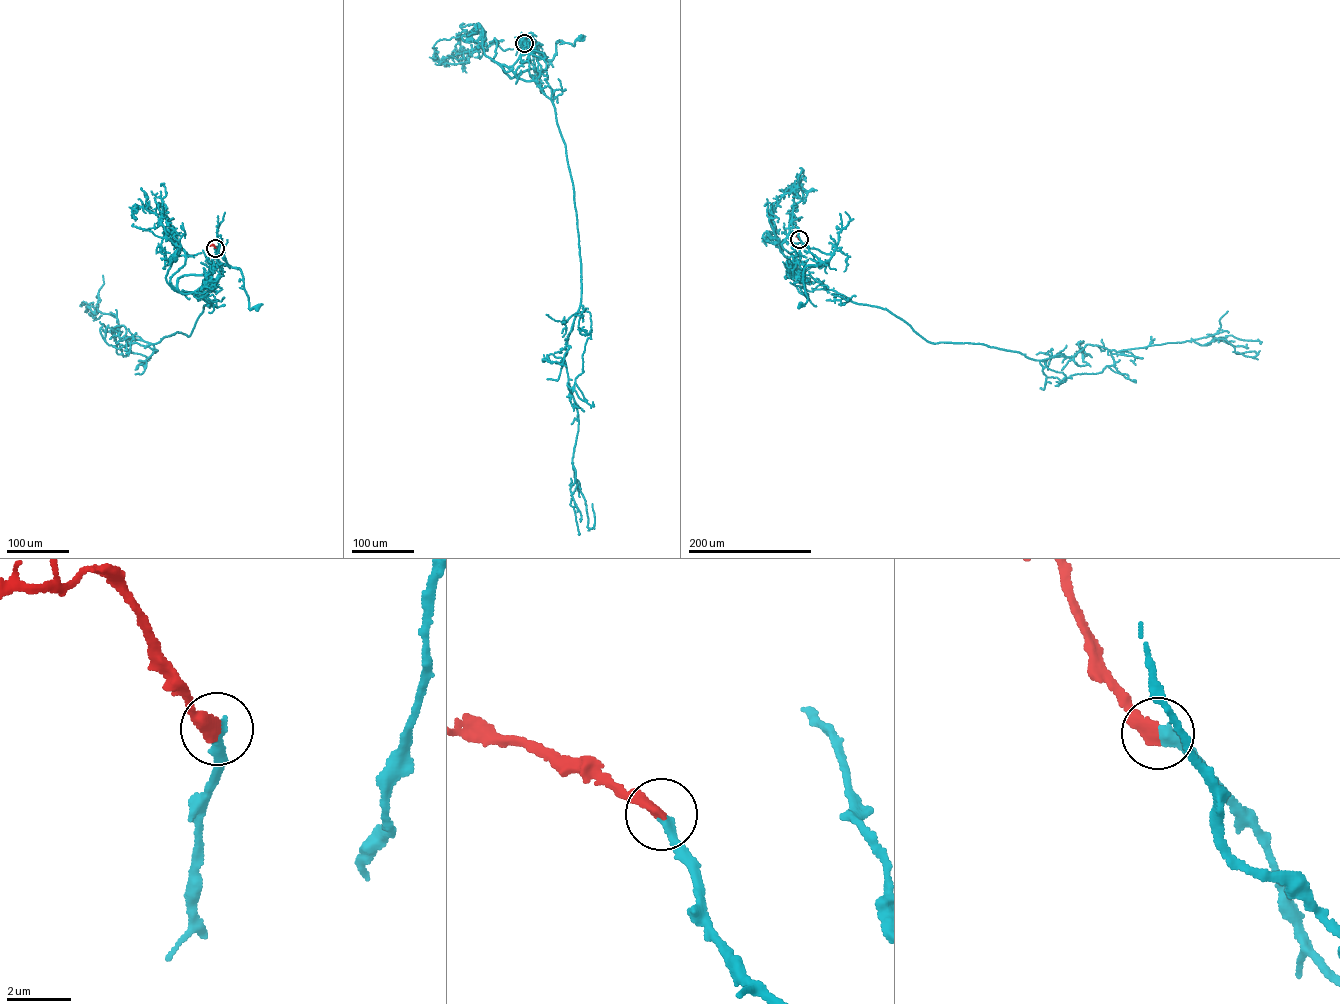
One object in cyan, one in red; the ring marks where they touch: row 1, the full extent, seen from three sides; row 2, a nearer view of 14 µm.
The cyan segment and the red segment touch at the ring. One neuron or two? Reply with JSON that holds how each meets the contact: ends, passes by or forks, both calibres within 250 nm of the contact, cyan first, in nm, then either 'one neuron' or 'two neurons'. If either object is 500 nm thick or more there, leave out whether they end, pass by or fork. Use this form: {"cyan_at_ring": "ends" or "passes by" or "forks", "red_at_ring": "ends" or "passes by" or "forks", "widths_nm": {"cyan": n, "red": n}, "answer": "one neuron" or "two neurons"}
{"cyan_at_ring": "ends", "red_at_ring": "ends", "widths_nm": {"cyan": 380, "red": 400}, "answer": "one neuron"}

